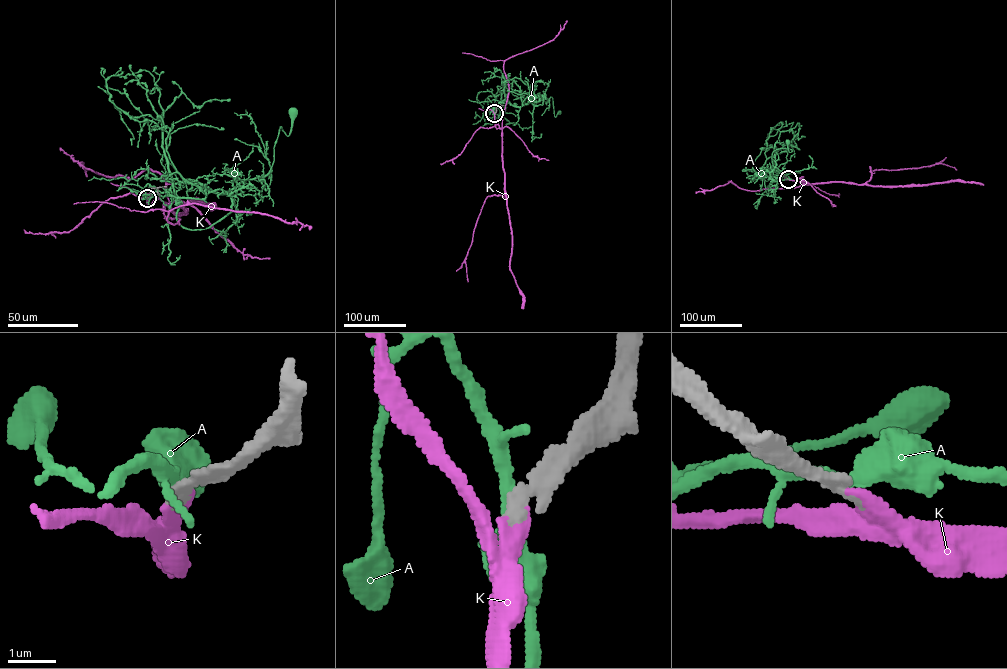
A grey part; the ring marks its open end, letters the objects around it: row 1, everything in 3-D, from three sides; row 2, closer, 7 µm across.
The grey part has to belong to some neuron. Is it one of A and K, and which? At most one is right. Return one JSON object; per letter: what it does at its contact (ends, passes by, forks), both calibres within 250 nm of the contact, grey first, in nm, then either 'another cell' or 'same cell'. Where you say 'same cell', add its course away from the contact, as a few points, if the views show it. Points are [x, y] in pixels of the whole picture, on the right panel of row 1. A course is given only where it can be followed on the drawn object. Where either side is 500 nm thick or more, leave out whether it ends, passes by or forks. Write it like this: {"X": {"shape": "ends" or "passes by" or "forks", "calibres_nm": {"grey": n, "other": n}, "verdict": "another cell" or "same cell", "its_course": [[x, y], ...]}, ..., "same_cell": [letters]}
{"A": {"shape": "passes by", "calibres_nm": {"grey": 360, "other": 320}, "verdict": "another cell"}, "K": {"shape": "passes by", "calibres_nm": {"grey": 280, "other": 280}, "verdict": "same cell", "its_course": [[788, 179], [863, 184], [870, 178], [870, 166], [871, 170], [899, 170], [942, 163], [956, 169]]}, "same_cell": ["K"]}

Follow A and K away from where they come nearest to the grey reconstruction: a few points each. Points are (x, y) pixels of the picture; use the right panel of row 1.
A: (788, 179), (777, 178), (780, 171), (778, 177), (772, 175), (772, 156), (780, 148), (792, 151), (788, 142)
K: (788, 179), (863, 184), (870, 178), (870, 166), (871, 170), (899, 170), (942, 163), (956, 169)

